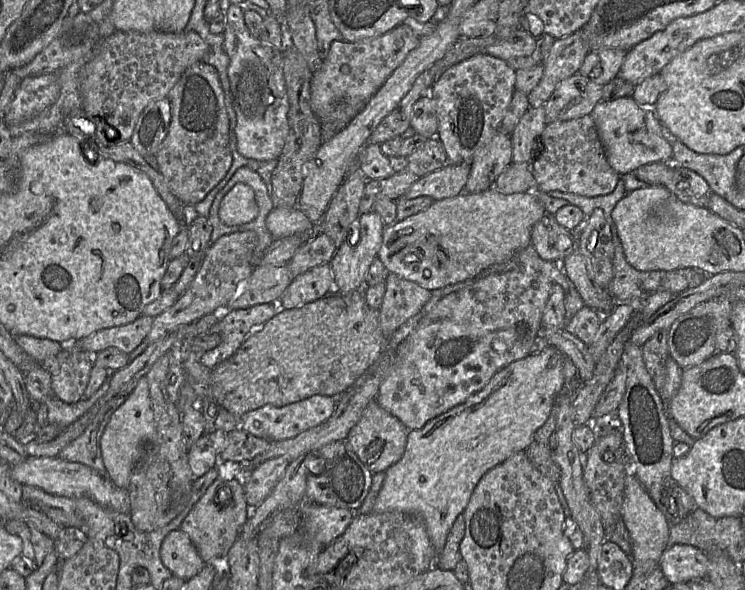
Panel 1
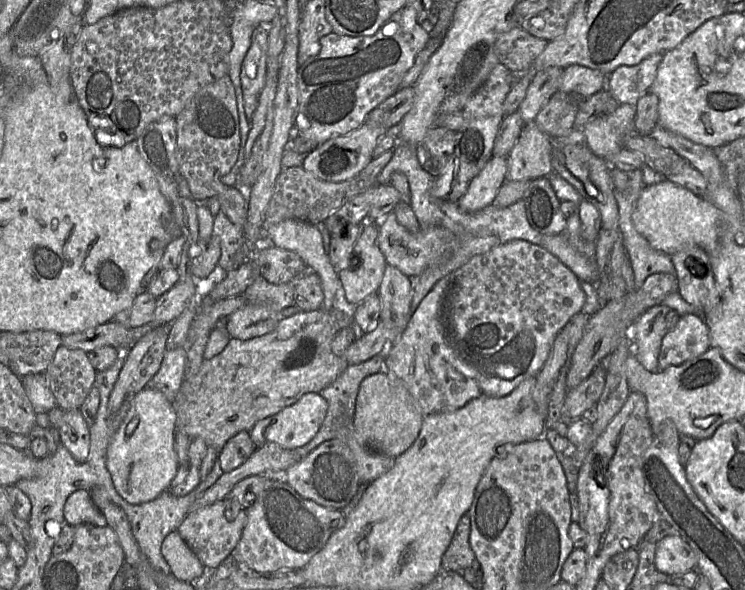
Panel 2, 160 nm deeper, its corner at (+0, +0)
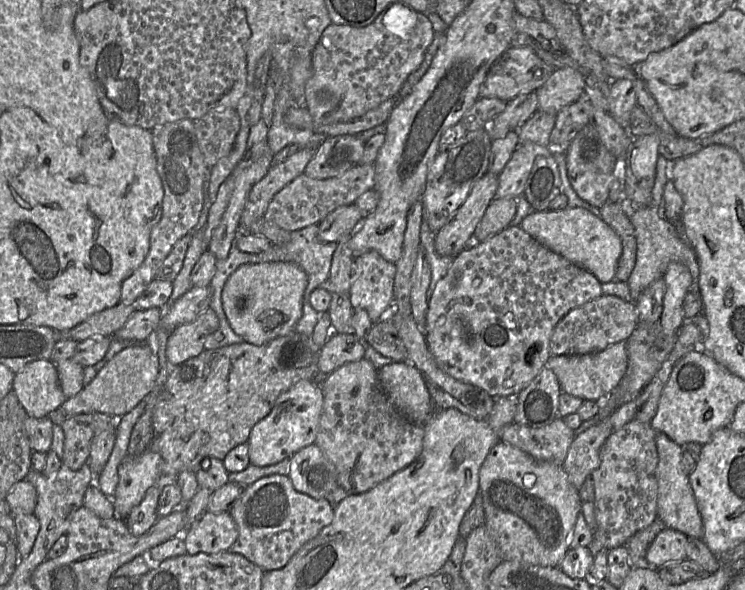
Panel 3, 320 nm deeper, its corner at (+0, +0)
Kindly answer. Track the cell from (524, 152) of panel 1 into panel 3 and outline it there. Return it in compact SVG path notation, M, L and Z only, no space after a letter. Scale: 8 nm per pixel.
M520 143L498 176L496 198L518 199L523 196L533 165L542 156L552 156L551 147Z

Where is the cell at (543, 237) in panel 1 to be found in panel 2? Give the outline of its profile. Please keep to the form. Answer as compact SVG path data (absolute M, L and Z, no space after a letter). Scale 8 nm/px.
M547 177L535 178L530 181L523 195L526 216L531 227L543 235L558 235L567 230L567 218L561 212L560 201Z

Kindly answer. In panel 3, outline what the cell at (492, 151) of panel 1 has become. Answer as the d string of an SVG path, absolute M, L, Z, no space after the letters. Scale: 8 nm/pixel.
M487 172L471 188L452 219L435 235L435 249L441 256L455 258L473 242L473 234L489 204L496 198L498 176Z

